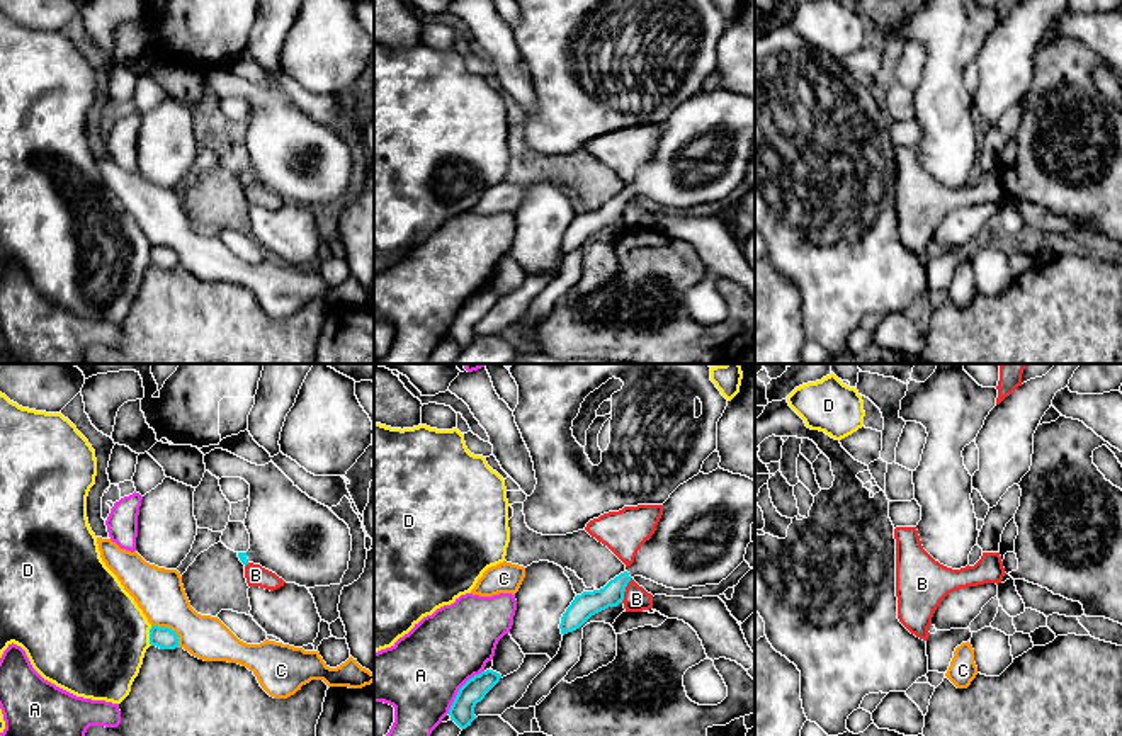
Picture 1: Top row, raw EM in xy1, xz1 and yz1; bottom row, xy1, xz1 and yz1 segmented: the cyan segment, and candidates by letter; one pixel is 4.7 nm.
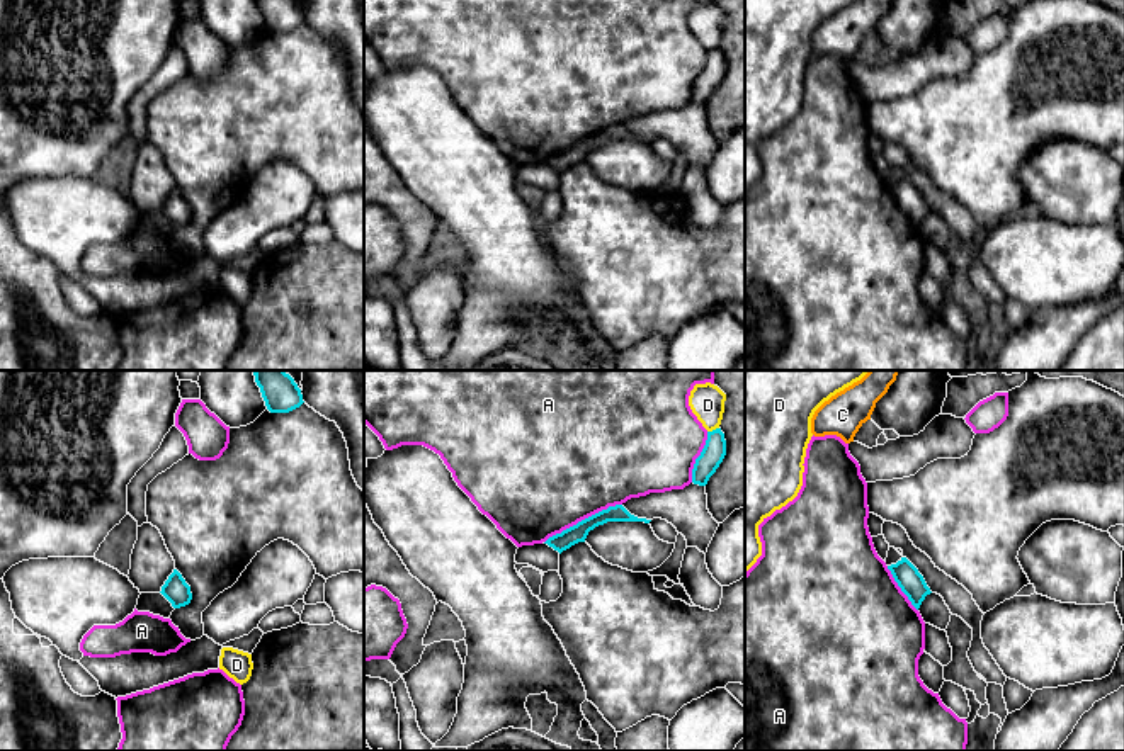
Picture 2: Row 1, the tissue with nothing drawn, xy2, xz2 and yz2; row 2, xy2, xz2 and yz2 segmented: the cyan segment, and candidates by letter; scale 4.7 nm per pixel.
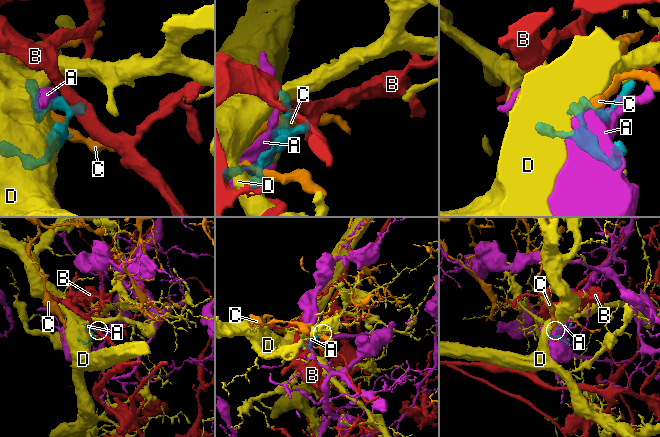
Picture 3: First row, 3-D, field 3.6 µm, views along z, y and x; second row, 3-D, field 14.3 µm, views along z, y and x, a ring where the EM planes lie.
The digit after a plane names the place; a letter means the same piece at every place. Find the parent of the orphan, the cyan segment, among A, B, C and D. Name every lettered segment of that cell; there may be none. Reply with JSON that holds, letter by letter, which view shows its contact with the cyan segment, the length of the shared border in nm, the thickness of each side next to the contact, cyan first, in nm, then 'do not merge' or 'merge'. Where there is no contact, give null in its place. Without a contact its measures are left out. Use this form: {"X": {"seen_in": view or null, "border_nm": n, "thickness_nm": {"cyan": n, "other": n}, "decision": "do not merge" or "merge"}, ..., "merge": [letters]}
{"A": {"seen_in": "xz2", "border_nm": 420, "thickness_nm": {"cyan": 90, "other": 500}, "decision": "do not merge"}, "B": {"seen_in": "xz1", "border_nm": 130, "thickness_nm": {"cyan": 120, "other": 120}, "decision": "do not merge"}, "C": {"seen_in": "xy1", "border_nm": 170, "thickness_nm": {"cyan": 110, "other": 240}, "decision": "do not merge"}, "D": {"seen_in": "xy1", "border_nm": 100, "thickness_nm": {"cyan": 110, "other": 480}, "decision": "do not merge"}, "merge": []}

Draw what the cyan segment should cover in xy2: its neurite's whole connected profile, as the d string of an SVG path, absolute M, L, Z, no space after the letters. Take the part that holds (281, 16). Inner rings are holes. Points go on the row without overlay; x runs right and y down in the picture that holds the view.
M255 0L270 32L289 32L303 20L301 8L294 0Z

